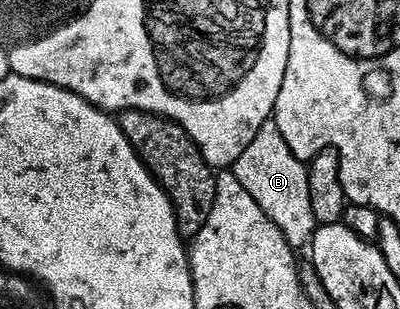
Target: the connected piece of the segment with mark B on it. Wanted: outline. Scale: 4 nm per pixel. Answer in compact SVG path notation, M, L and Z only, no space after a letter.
M272 118L259 127L246 150L231 166L231 171L259 207L263 208L263 213L279 227L289 245L299 249L312 240L317 224L311 212L310 192L307 191L308 166L294 155Z

